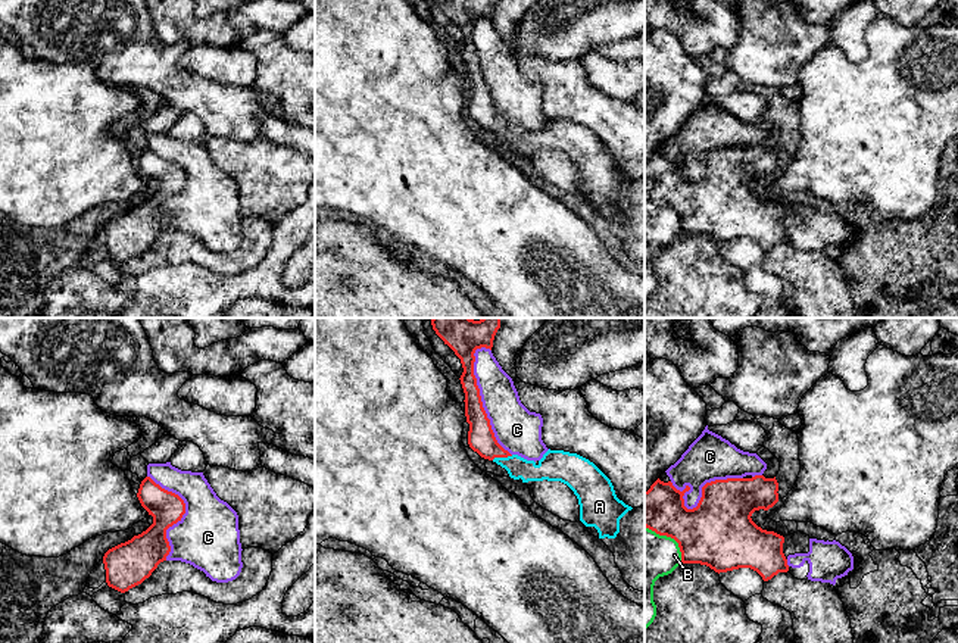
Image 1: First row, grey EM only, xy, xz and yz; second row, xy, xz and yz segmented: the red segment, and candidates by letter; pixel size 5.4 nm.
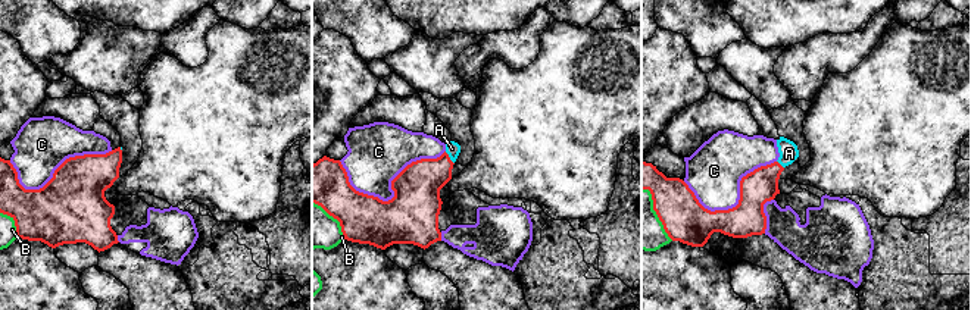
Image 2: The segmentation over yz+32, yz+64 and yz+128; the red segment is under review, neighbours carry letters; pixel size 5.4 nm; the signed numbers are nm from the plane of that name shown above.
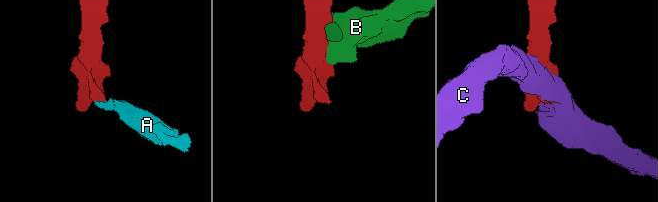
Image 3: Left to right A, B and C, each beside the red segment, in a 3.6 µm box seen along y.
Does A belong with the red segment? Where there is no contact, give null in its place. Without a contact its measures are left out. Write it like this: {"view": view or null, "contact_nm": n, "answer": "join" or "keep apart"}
{"view": "xz", "contact_nm": 120, "answer": "join"}

